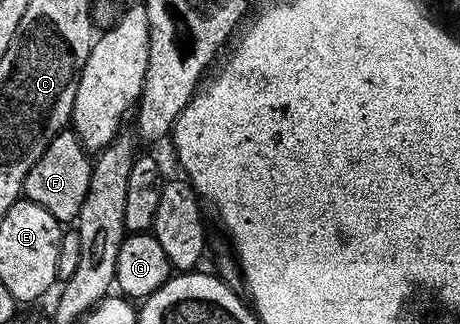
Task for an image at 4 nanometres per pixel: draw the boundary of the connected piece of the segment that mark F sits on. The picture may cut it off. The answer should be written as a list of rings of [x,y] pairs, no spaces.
[[[73,131],[58,133],[52,143],[48,143],[44,155],[40,155],[32,171],[28,171],[24,186],[25,200],[40,203],[40,207],[52,211],[52,215],[56,215],[60,222],[73,222],[84,203],[84,195],[88,195],[91,164],[87,149],[78,141]]]

